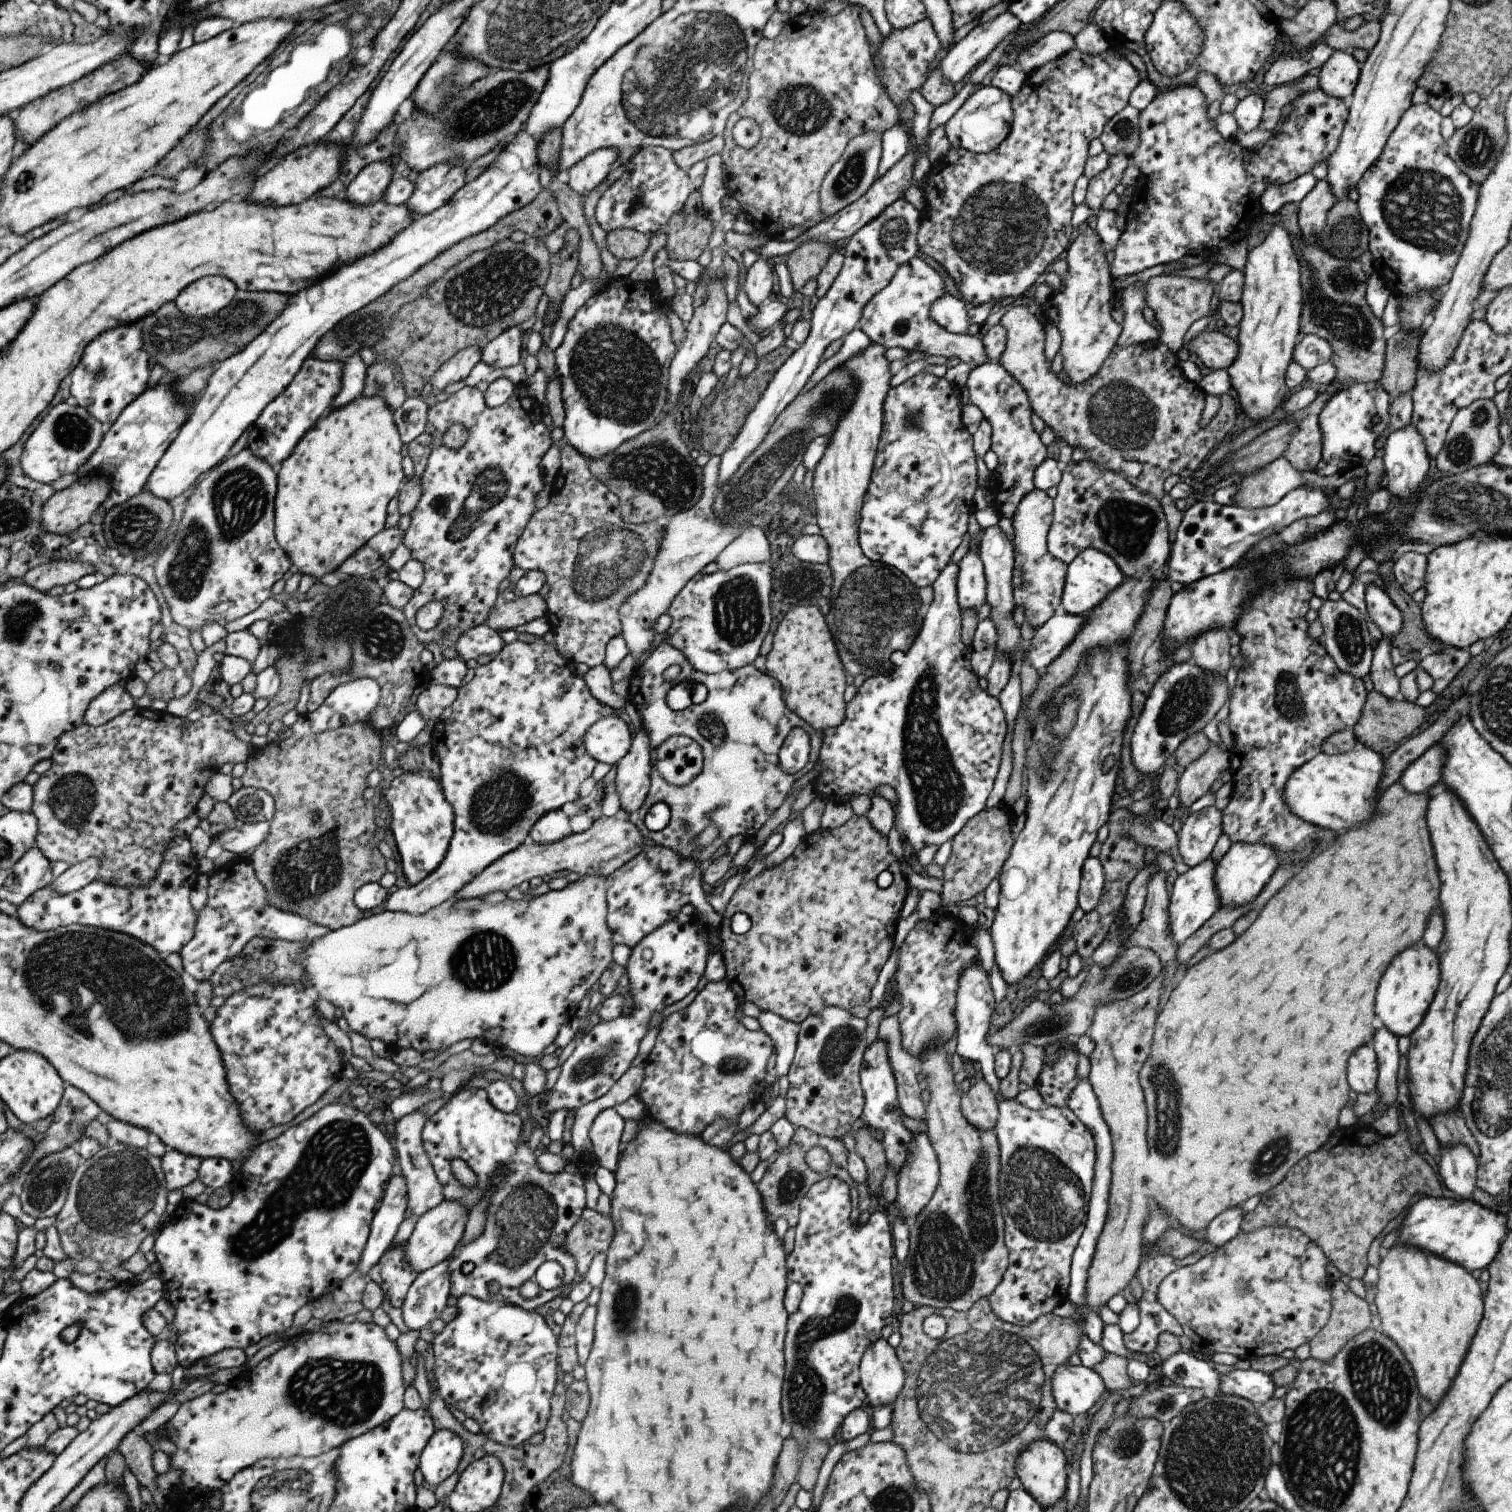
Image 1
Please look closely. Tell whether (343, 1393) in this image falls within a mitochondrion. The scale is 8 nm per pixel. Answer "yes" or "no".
yes

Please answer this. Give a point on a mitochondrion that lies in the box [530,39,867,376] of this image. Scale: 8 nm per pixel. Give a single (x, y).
(800, 110)

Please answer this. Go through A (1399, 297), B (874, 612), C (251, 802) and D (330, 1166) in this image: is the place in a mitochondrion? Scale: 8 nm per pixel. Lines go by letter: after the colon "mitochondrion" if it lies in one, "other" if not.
A: other
B: mitochondrion
C: mitochondrion
D: mitochondrion

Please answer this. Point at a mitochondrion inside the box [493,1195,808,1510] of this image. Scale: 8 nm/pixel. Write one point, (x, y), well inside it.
(626, 1304)

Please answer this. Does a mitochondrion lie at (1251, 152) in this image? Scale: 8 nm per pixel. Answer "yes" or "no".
no

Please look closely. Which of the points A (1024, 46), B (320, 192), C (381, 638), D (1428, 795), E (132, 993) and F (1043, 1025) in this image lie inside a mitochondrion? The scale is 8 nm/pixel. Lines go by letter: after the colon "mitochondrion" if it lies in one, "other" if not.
A: other
B: other
C: mitochondrion
D: other
E: mitochondrion
F: mitochondrion

